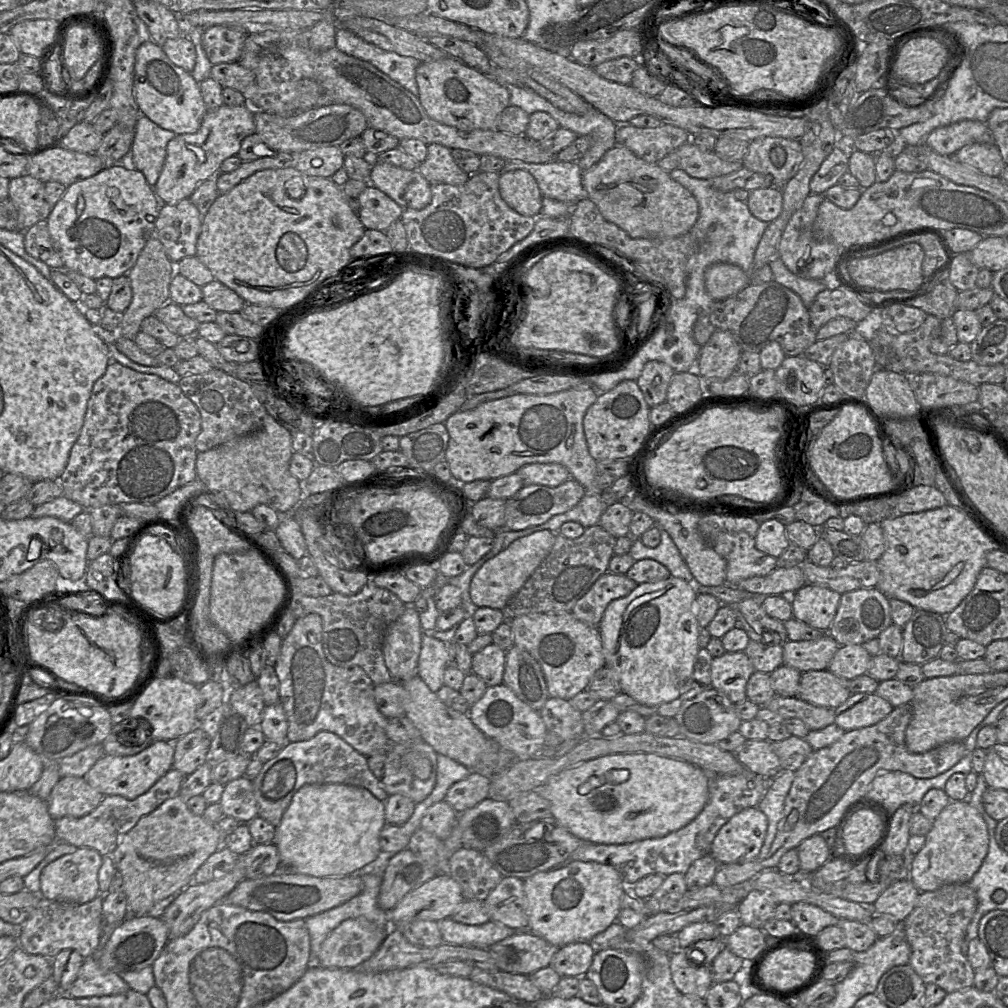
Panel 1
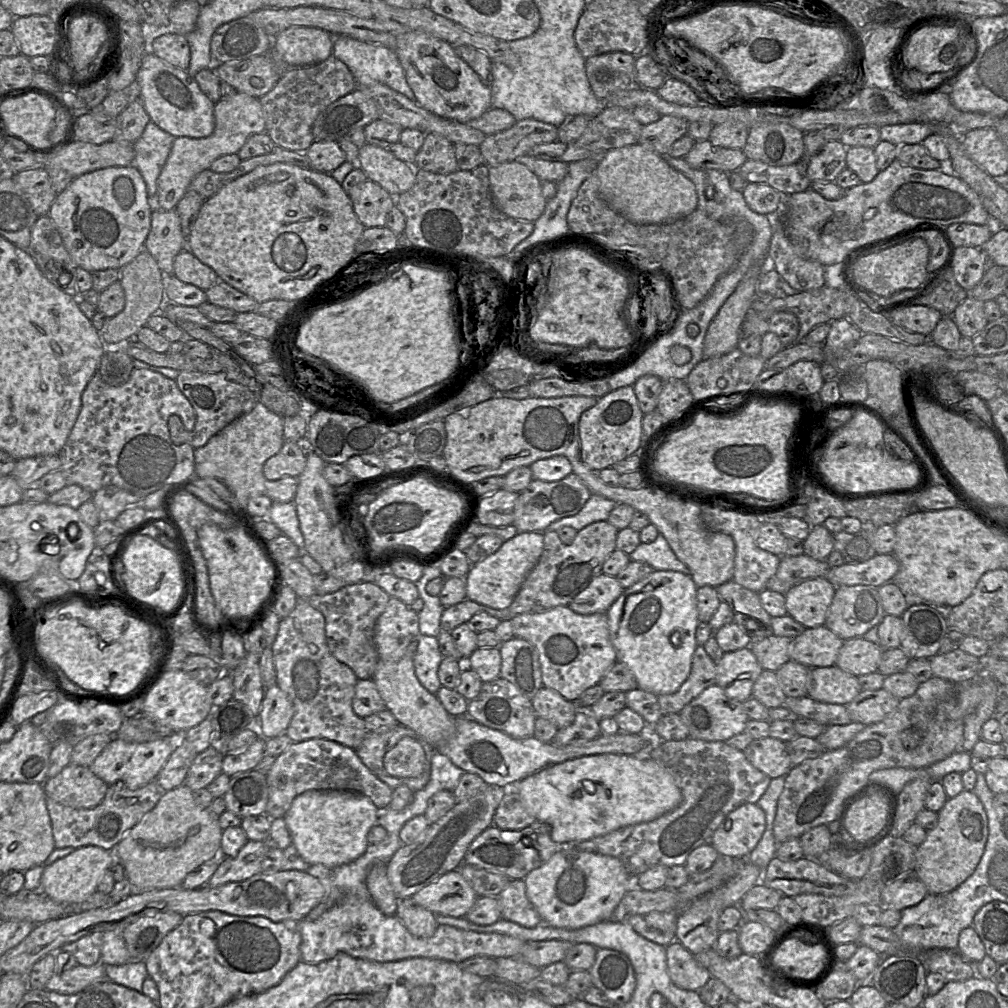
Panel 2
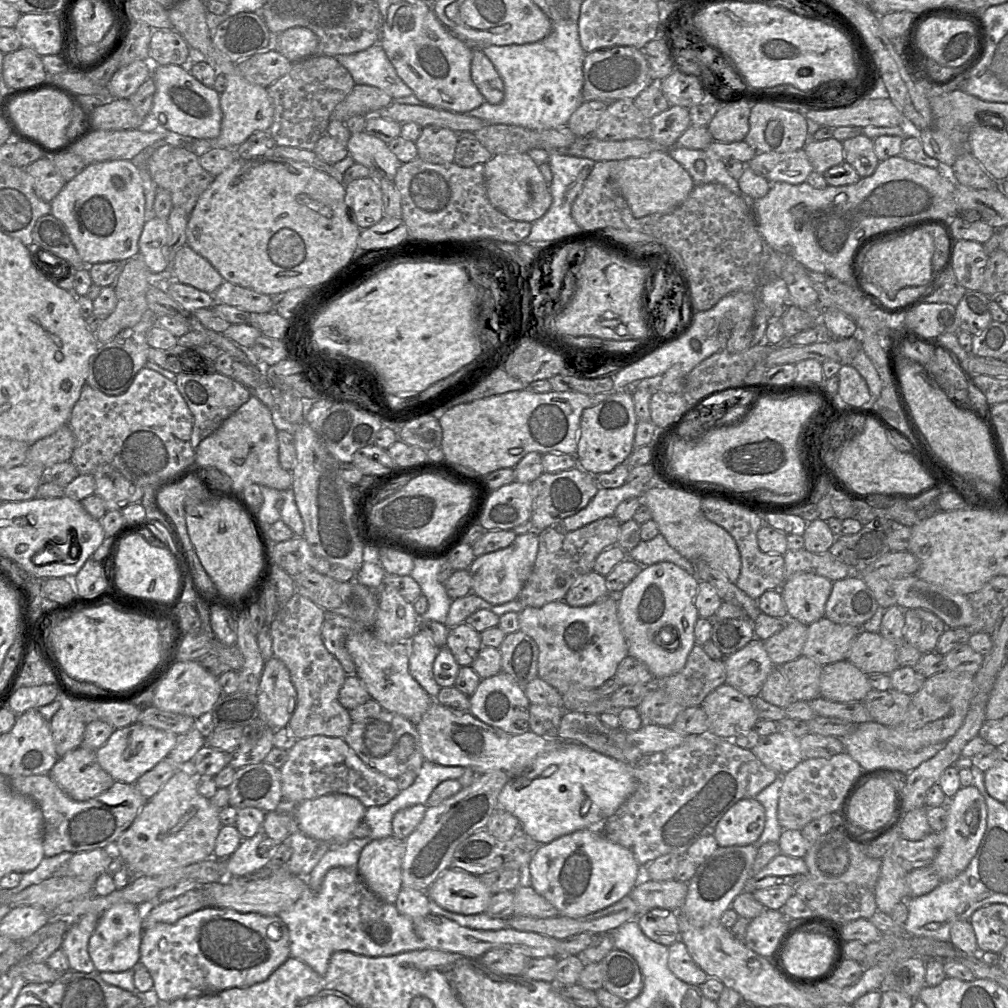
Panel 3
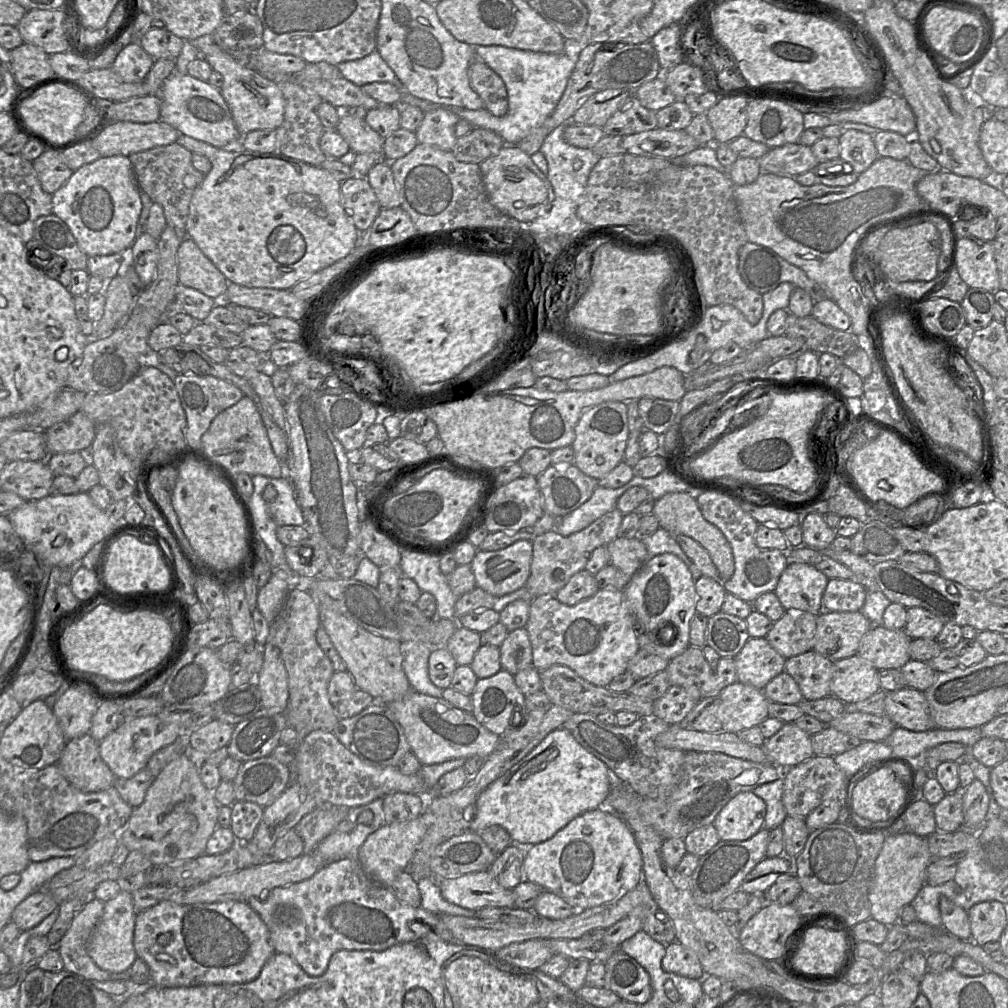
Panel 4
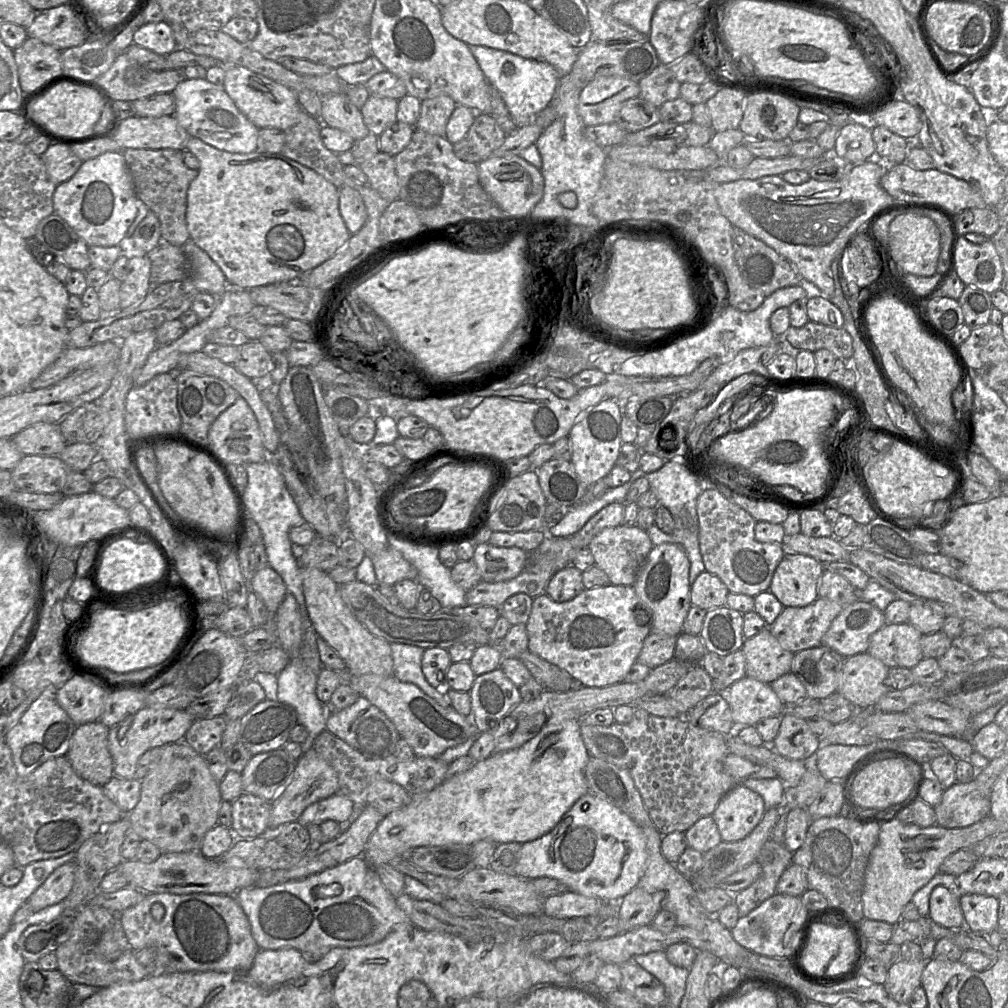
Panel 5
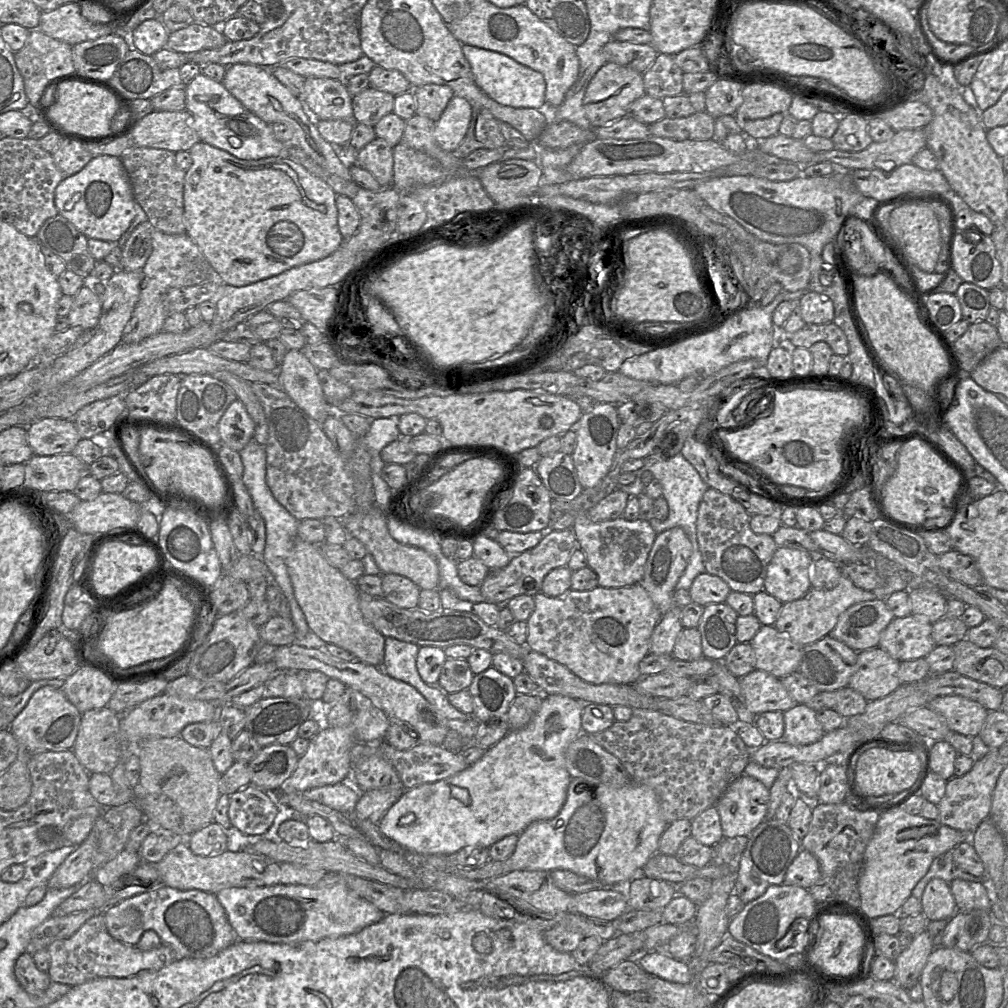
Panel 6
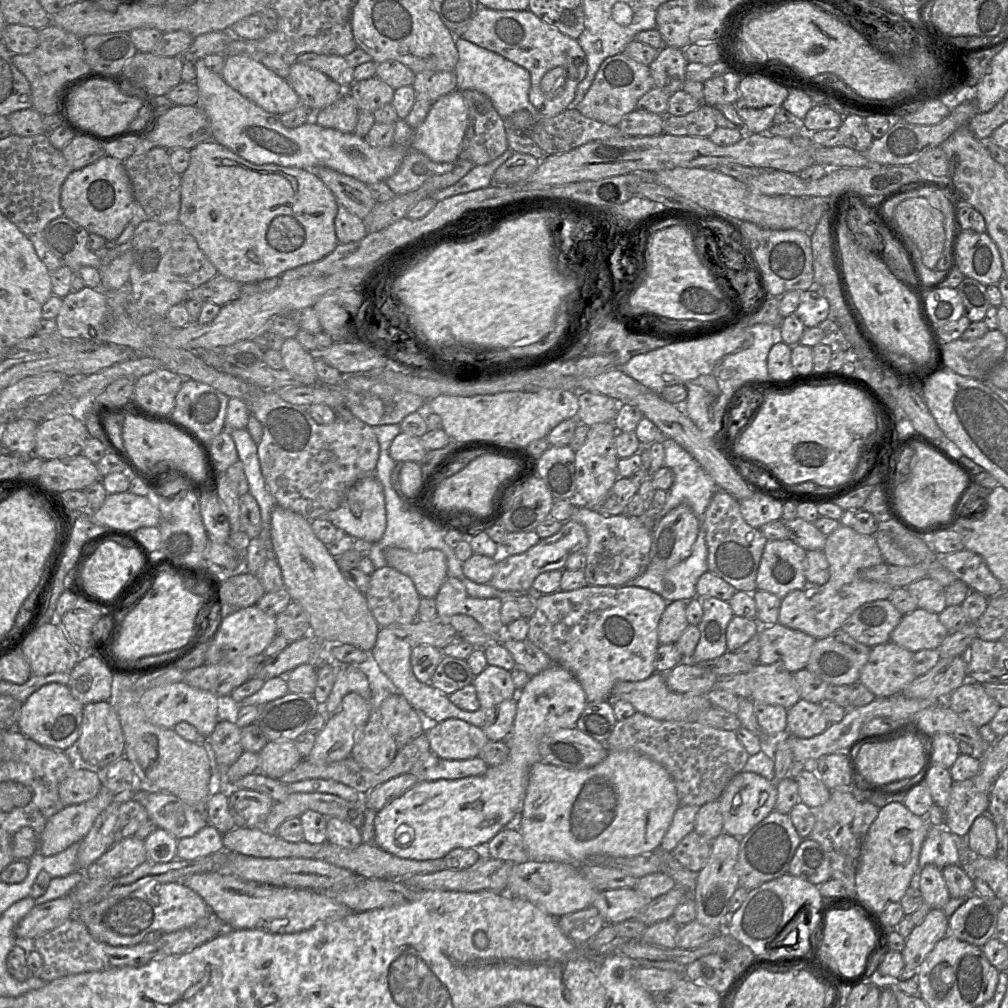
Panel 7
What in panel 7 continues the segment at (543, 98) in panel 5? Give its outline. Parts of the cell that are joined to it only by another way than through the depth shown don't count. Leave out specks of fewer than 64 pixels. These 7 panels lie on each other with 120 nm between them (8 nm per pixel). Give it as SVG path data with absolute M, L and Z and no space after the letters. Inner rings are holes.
M455 35L458 61L455 67L457 90L477 90L487 95L498 114L505 121L519 110L527 110L533 117L533 124L543 119L530 103L528 94L531 87L530 73L523 67L503 56L482 48L460 35Z

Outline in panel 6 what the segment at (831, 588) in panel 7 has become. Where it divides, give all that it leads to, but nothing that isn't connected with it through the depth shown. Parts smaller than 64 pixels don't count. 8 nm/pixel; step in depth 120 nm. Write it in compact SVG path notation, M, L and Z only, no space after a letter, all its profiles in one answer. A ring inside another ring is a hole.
M842 574L839 583L832 589L811 588L803 597L783 603L774 626L782 634L787 634L794 642L804 646L828 636L837 624L839 616L850 606L874 599L876 596L873 591L857 587Z

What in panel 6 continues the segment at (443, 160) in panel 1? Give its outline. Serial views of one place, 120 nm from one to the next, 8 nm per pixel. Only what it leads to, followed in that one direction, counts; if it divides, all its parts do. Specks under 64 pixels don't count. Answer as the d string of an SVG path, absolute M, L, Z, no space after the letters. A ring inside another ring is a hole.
M426 84L413 89L416 100L416 114L432 121L439 120L448 102L453 98L453 90L446 85Z

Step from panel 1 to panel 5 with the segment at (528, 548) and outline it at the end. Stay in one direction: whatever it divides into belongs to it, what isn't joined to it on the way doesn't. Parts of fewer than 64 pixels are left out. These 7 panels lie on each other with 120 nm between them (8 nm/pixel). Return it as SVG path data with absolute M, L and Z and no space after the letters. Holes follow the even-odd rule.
M479 543L474 547L475 562L482 581L499 582L510 580L524 569L529 554L518 547L497 547Z

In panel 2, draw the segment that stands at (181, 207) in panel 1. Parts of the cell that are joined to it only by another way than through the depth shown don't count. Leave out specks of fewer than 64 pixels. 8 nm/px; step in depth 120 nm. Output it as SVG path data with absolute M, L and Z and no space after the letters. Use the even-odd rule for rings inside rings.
M175 208L157 210L151 215L151 229L144 244L156 260L163 274L173 273L174 257L187 247L187 238L182 234L181 223Z

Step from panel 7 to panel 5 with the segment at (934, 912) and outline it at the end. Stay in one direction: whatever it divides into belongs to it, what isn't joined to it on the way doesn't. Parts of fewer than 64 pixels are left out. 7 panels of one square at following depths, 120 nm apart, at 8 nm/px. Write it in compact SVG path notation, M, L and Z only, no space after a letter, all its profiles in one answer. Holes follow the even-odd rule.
M899 960L888 969L883 984L888 995L899 1003L909 1003L917 987L921 985L921 976L928 960Z

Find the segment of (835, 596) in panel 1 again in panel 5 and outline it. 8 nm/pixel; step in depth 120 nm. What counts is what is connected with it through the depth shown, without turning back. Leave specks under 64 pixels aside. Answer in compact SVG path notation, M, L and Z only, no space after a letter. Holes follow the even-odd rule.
M786 552L773 574L769 590L784 607L802 607L818 596L824 565L815 558Z

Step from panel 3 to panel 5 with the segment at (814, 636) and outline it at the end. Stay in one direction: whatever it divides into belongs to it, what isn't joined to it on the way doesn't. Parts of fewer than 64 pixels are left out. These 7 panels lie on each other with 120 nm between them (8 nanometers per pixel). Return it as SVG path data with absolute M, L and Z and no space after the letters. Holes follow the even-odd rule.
M862 599L847 605L821 639L844 657L867 652L871 636L886 624L885 614Z

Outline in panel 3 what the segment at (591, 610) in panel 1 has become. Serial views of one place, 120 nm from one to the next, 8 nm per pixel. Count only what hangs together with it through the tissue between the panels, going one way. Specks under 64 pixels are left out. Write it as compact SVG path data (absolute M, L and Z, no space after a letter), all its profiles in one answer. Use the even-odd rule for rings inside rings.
M592 571L579 577L565 595L564 601L571 607L585 607L610 595L605 577Z

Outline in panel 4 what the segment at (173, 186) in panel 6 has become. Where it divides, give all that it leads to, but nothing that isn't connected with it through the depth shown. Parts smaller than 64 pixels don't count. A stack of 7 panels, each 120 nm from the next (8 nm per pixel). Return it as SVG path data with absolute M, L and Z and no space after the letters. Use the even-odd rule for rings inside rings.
M176 142L128 156L140 191L146 193L153 203L162 206L167 225L173 228L181 239L187 237L186 223L192 195L205 176L193 167L191 156L192 152Z

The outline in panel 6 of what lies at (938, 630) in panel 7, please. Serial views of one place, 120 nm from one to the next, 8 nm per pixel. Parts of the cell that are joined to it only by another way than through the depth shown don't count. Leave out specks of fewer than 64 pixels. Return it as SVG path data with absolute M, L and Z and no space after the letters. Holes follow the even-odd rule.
M912 613L903 618L895 617L881 633L878 647L900 662L926 658L936 646L932 637L932 626L933 623L925 617Z

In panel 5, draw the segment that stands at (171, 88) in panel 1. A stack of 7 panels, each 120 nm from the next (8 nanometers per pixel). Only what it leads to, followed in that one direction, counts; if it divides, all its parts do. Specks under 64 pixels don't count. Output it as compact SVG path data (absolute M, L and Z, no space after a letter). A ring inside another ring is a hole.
M185 79L172 92L175 99L173 116L191 137L230 153L251 153L257 150L259 128L236 107L223 85L206 79Z

